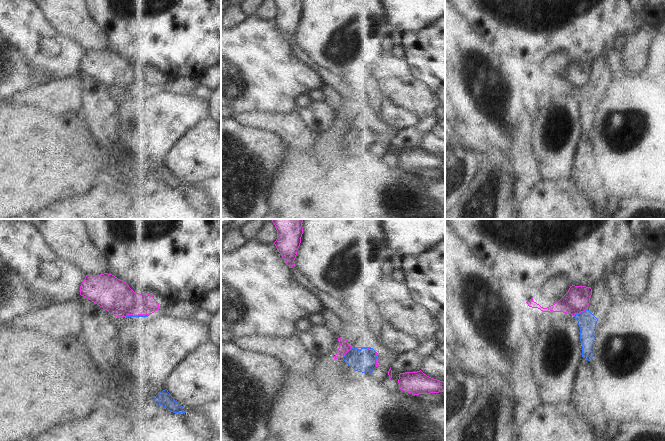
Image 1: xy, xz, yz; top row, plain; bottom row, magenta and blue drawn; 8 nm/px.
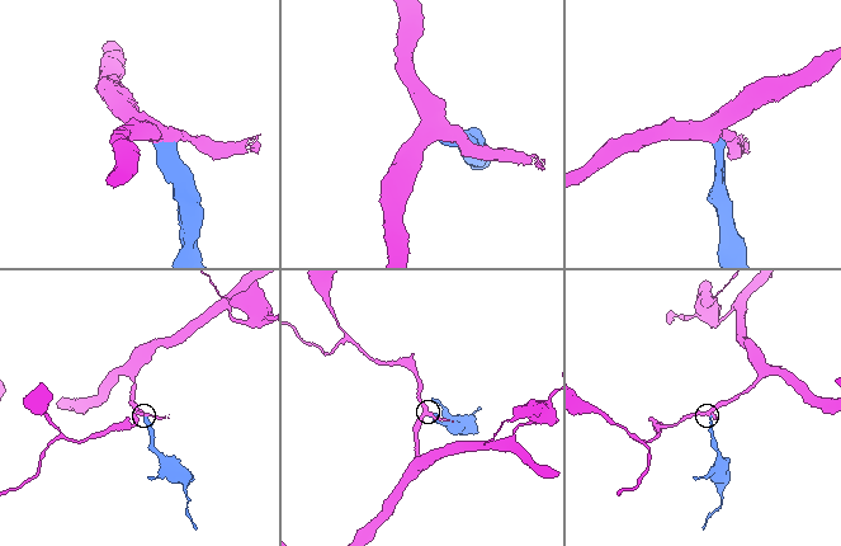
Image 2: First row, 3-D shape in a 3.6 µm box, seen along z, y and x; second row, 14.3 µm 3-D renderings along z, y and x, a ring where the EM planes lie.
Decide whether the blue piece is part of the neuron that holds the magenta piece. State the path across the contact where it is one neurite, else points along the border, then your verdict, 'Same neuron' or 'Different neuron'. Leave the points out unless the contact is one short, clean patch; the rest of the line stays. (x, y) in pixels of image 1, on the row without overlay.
Boundary: yz (587, 85), (573, 91). Different neuron

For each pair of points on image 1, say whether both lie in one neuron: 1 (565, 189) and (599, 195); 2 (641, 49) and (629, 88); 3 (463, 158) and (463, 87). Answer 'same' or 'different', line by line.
1: different
2: different
3: different

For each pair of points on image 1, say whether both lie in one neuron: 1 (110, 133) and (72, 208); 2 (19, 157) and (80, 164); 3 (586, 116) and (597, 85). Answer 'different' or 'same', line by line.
1: different
2: same
3: same

